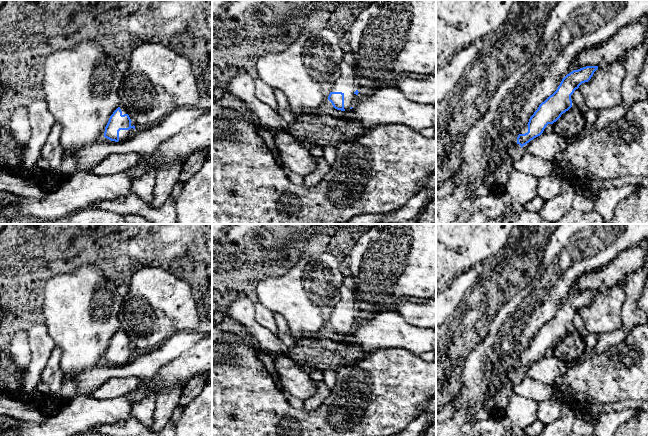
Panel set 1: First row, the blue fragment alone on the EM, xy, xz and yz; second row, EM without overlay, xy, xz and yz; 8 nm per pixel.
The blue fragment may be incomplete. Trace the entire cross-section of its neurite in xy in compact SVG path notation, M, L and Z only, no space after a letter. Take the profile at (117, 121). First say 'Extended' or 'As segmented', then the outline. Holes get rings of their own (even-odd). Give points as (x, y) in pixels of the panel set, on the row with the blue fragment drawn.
Extended. M120 106L110 116L104 137L115 142L124 141L131 136L134 129L135 126L128 111Z

